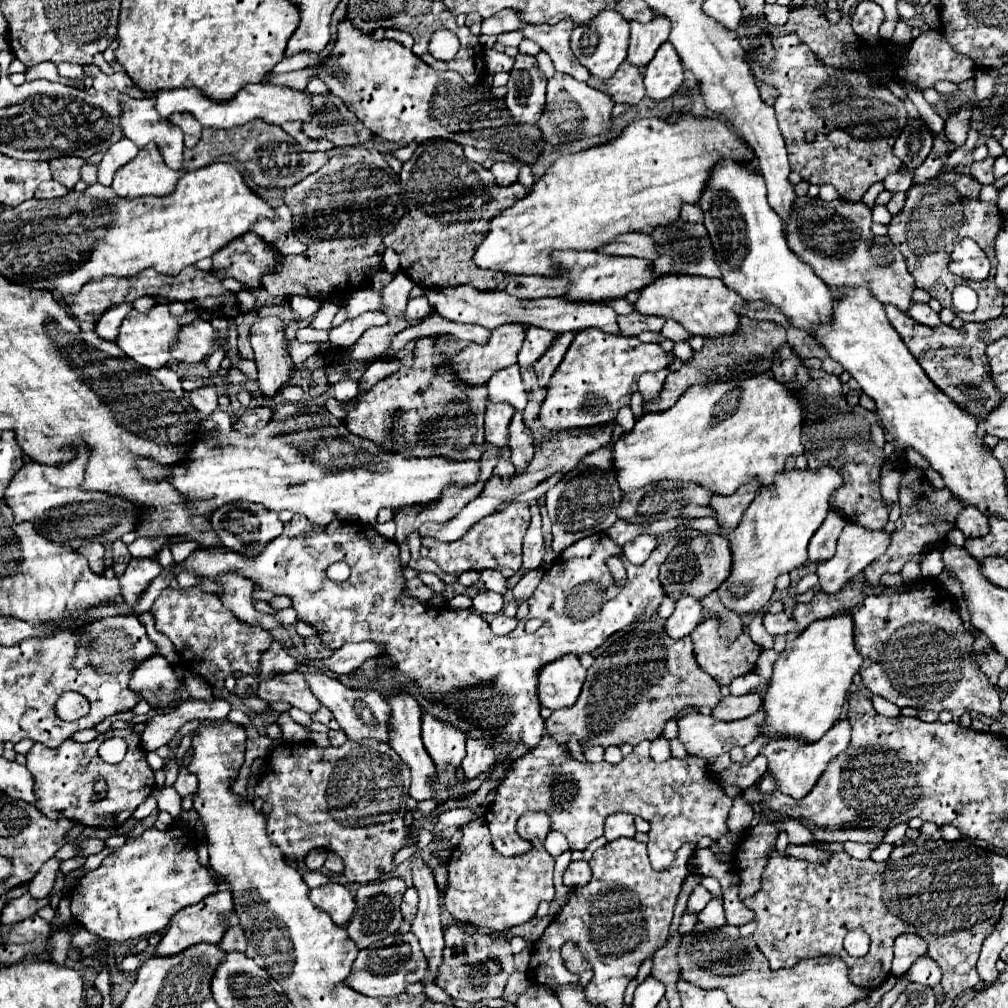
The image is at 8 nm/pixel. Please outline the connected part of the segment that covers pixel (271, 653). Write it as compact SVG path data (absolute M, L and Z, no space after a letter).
M274 641L270 645L270 649L262 655L262 667L260 667L260 675L262 677L270 677L274 673L288 673L288 671L294 671L298 667L298 661L290 655L290 651Z

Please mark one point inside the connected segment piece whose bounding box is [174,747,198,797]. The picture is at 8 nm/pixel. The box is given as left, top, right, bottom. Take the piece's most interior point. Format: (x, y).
(186, 784)

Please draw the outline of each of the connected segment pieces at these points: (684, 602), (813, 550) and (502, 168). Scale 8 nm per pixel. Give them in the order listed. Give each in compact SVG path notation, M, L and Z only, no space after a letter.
M682 595L676 601L676 609L672 613L672 617L666 619L664 627L666 633L674 639L680 639L684 635L690 635L692 629L702 623L702 603L700 599L692 597L692 595Z
M830 509L824 523L820 525L820 529L810 539L810 545L808 545L808 559L810 561L818 563L818 561L826 561L834 555L836 539L840 535L844 523L846 523L846 519L842 519L842 515L836 509Z
M496 161L492 165L492 173L494 173L498 185L512 185L518 179L518 167L516 165L506 165L502 161Z

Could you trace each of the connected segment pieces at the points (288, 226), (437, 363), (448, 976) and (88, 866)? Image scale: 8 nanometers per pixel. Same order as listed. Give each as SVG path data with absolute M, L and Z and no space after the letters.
M286 205L278 207L278 219L260 219L254 225L254 233L266 239L268 243L274 243L274 247L280 249L280 255L296 255L304 253L308 247L300 243L300 239L294 233L292 227L292 213Z
M432 337L416 339L412 361L404 363L396 373L378 381L372 389L360 391L352 401L348 401L348 409L344 415L344 425L348 431L372 439L374 443L384 443L392 453L402 457L446 457L446 459L470 459L466 453L472 453L472 459L480 459L484 451L484 399L488 399L486 385L466 385L454 375L454 371L432 355Z
M452 923L444 929L444 961L438 973L438 987L462 1001L480 1001L486 997L504 997L508 977L514 973L512 953L506 937L480 937L468 923Z
M105 848L100 851L100 853L96 853L96 855L90 855L88 859L86 859L86 863L84 863L84 869L85 871L94 870L94 867L100 867L100 863L102 863L102 859L106 857L106 855L109 855L112 852L111 848Z

